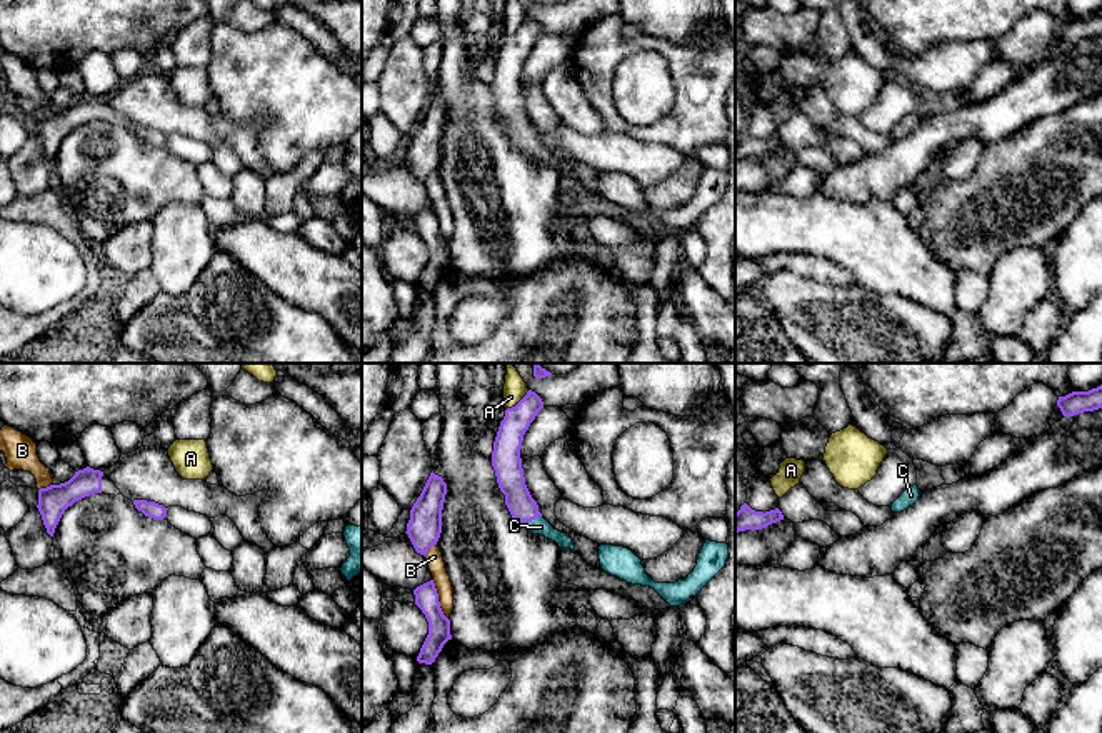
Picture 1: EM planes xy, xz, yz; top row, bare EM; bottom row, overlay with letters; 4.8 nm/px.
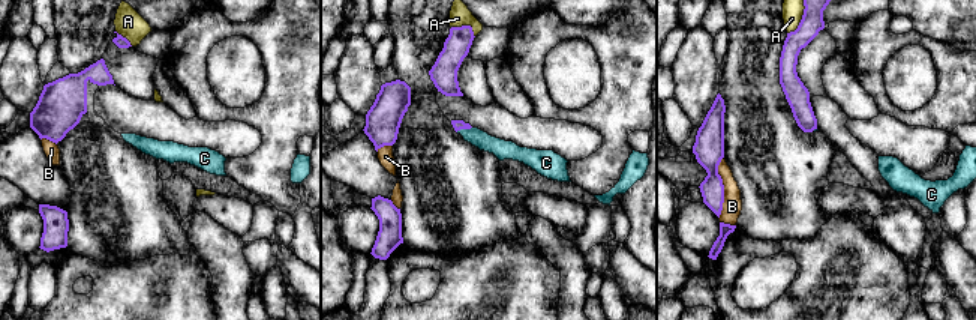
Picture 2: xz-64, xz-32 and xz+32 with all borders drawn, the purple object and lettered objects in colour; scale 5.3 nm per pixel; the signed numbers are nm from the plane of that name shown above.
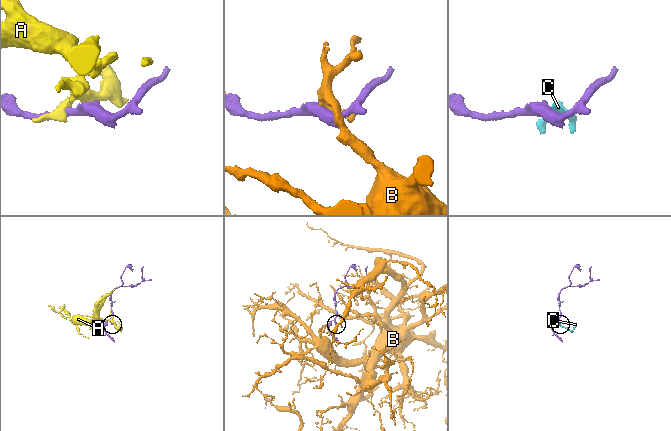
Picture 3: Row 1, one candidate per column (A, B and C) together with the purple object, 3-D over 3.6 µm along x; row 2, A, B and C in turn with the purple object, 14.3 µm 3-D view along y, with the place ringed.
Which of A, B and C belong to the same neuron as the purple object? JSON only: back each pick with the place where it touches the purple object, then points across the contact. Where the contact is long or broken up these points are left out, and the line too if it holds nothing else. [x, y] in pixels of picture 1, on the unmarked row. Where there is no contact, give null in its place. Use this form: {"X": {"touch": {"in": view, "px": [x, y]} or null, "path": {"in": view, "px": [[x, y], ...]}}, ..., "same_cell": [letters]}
{"C": {"touch": {"in": "xz", "px": [530, 147]}, "path": {"in": "xz", "px": [[522, 134], [530, 147], [540, 154]]}}, "same_cell": ["C"]}

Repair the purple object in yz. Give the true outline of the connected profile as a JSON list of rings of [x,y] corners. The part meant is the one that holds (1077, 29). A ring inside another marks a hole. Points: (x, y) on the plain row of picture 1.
[[[1102,12],[1089,18],[1072,18],[1065,23],[1059,23],[1057,33],[1064,43],[1099,37],[1102,35]]]

